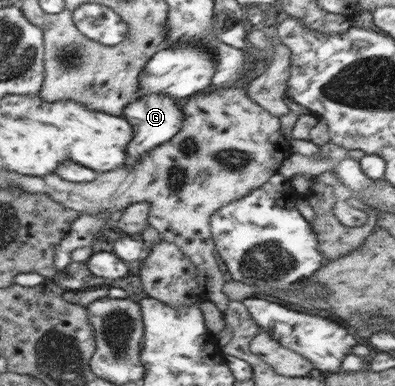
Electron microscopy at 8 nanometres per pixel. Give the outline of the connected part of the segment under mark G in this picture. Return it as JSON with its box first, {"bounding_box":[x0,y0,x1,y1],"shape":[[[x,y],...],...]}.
{"bounding_box":[123,93,184,167],"shape":[[[161,93],[146,94],[142,97],[136,97],[131,101],[125,110],[123,118],[133,126],[133,140],[129,141],[126,148],[127,159],[123,166],[130,167],[135,161],[138,161],[147,151],[154,149],[158,144],[169,140],[178,132],[182,125],[184,114],[177,106],[173,97]]]}

